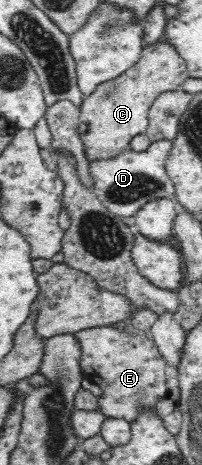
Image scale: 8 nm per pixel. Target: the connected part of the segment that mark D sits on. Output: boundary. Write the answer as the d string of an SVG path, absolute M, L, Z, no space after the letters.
M170 140L153 142L142 152L124 148L113 157L98 157L89 161L89 173L93 185L90 191L116 216L135 216L146 202L168 197L174 199L175 188L165 171L165 160L171 149Z

